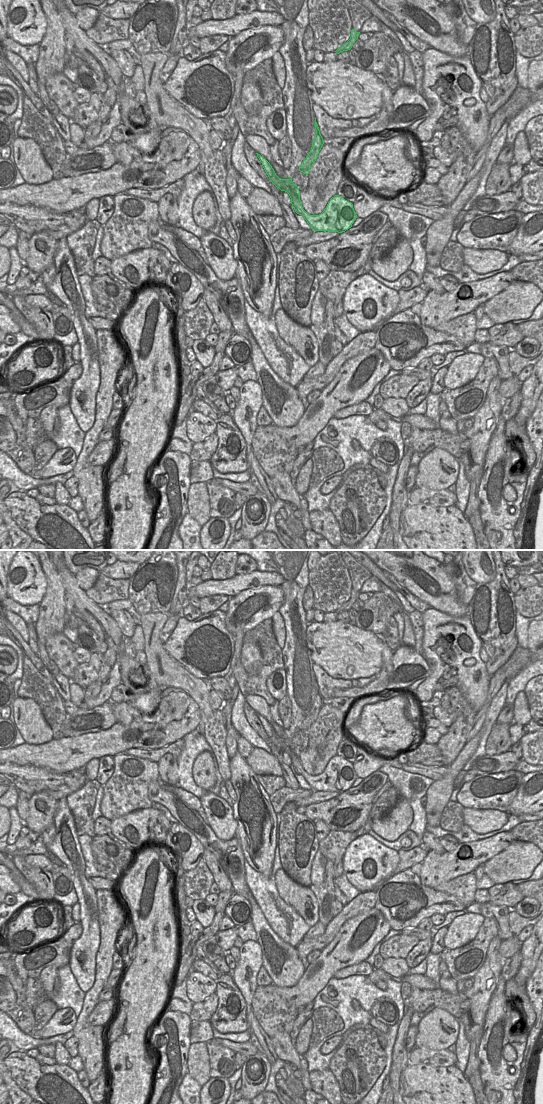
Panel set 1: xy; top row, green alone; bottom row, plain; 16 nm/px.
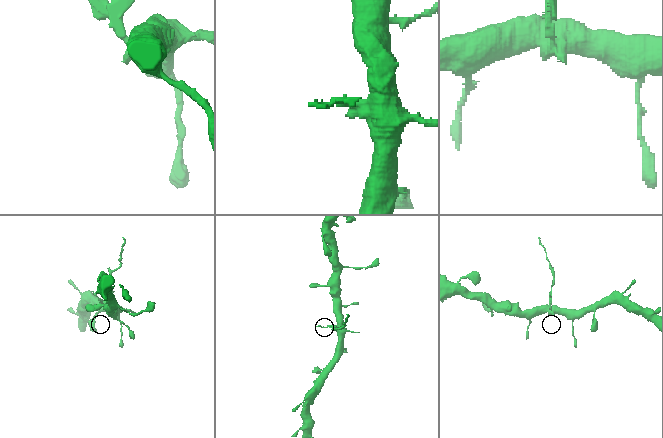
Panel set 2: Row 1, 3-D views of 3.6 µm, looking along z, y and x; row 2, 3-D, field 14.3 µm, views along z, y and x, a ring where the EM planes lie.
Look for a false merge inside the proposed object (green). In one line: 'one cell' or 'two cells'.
two cells

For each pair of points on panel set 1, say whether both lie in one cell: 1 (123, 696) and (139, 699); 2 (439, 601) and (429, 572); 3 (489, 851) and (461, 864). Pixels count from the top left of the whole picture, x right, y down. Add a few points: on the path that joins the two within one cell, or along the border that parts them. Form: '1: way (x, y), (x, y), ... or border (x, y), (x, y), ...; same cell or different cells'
1: border (121, 683), (133, 695), (131, 701); different cells
2: way (447, 594), (449, 593), (436, 580); same cell
3: way (482, 851), (473, 859), (468, 860); same cell

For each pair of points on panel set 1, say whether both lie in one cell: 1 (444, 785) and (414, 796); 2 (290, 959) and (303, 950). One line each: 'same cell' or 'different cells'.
1: different cells
2: different cells

